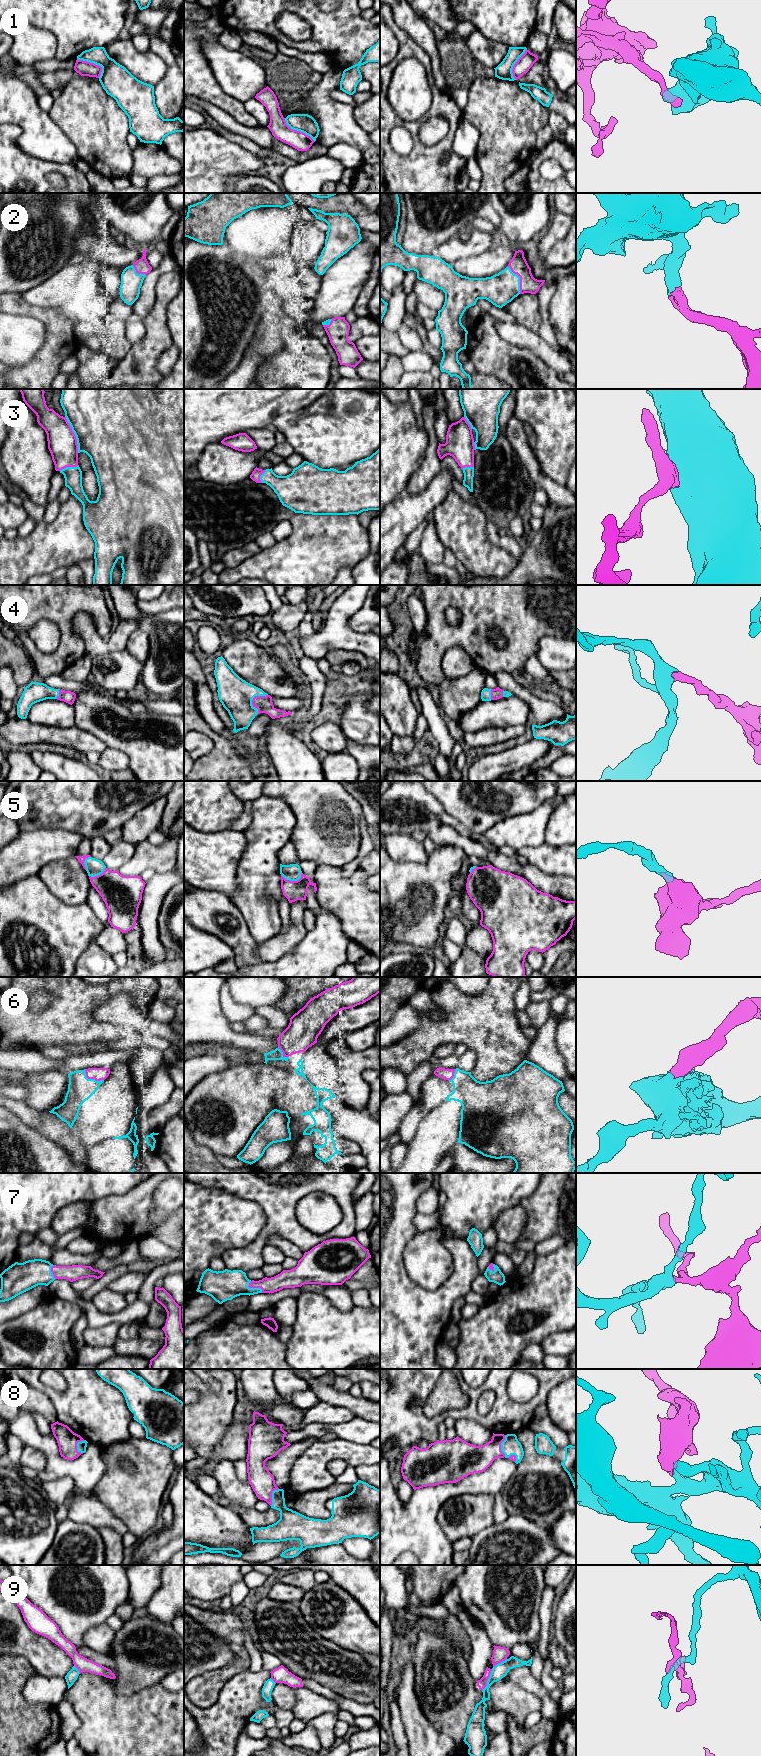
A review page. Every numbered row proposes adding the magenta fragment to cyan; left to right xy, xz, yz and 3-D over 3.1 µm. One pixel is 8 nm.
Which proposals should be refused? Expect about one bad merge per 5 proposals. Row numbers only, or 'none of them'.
1, 9

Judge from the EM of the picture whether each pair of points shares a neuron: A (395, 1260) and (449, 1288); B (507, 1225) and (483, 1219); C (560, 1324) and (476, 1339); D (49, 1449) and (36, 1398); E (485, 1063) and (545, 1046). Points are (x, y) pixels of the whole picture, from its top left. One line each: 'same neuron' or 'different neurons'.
A: same neuron
B: different neurons
C: same neuron
D: different neurons
E: different neurons

